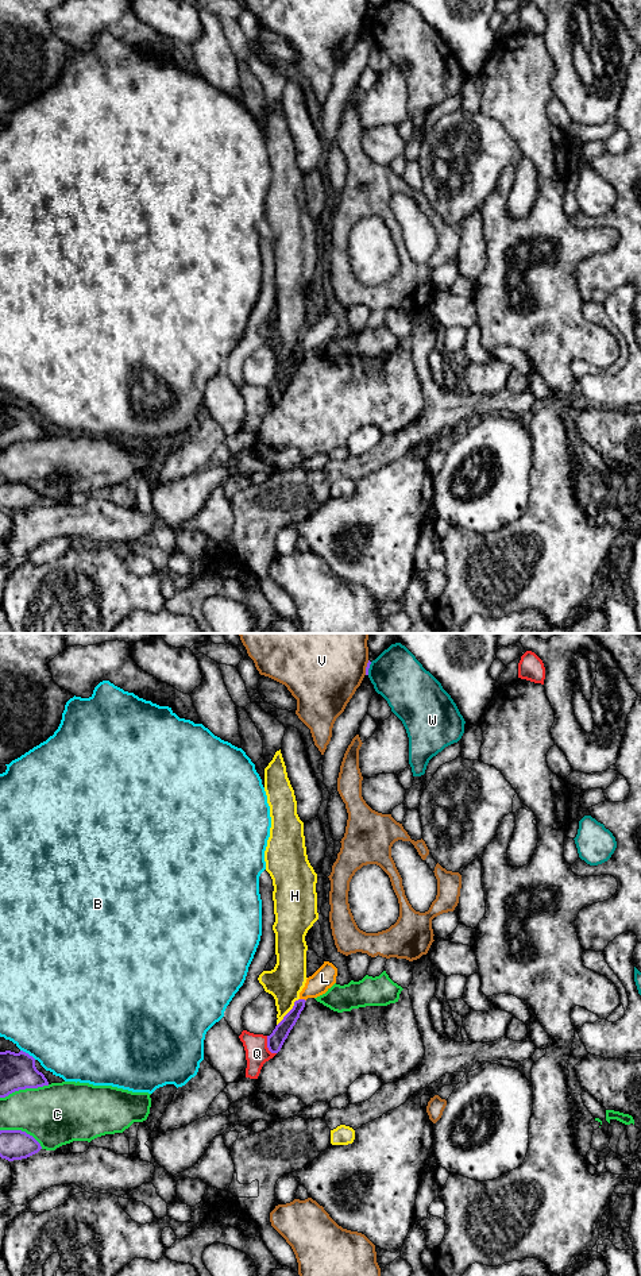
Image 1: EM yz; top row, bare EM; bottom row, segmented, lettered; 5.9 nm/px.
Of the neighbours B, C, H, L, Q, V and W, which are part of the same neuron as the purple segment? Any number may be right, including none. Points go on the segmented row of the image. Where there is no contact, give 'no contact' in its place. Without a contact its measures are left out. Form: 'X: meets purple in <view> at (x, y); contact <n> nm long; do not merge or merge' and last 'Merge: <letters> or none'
B: meets purple in yz at (27, 1053); contact 110 nm long; do not merge
C: meets purple in yz at (24, 1088); contact 300 nm long; do not merge
H: meets purple in yz at (289, 1012); contact 220 nm long; do not merge
L: meets purple in yz at (302, 999); contact 40 nm long; merge
Q: meets purple in yz at (267, 1047); contact 130 nm long; do not merge
V: meets purple in yz at (366, 667); contact 90 nm long; do not merge
W: meets purple in yz at (369, 667); contact 80 nm long; do not merge
Merge: L

